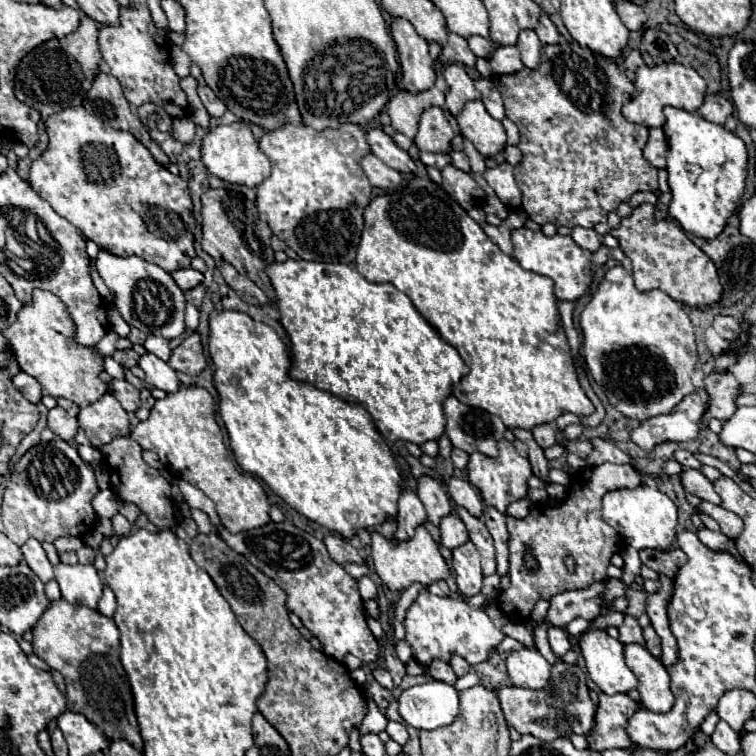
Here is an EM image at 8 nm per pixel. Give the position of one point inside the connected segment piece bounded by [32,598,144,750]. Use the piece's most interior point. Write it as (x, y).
(83, 645)

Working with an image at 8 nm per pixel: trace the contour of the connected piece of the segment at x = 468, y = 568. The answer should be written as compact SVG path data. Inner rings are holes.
M470 540L452 552L452 566L456 572L456 582L458 582L460 592L466 598L478 594L482 588L480 554Z

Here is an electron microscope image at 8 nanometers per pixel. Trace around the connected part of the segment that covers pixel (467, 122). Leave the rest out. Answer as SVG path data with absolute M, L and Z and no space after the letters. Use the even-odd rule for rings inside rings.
M480 100L468 102L456 116L460 134L474 144L484 156L492 158L506 146L506 132L498 120L494 120Z

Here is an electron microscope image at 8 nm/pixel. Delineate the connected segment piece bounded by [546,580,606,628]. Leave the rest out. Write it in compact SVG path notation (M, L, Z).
M598 580L590 584L584 590L566 590L552 598L548 608L548 618L552 626L566 628L574 618L582 616L586 620L592 620L602 610L602 596L604 596L604 580Z

